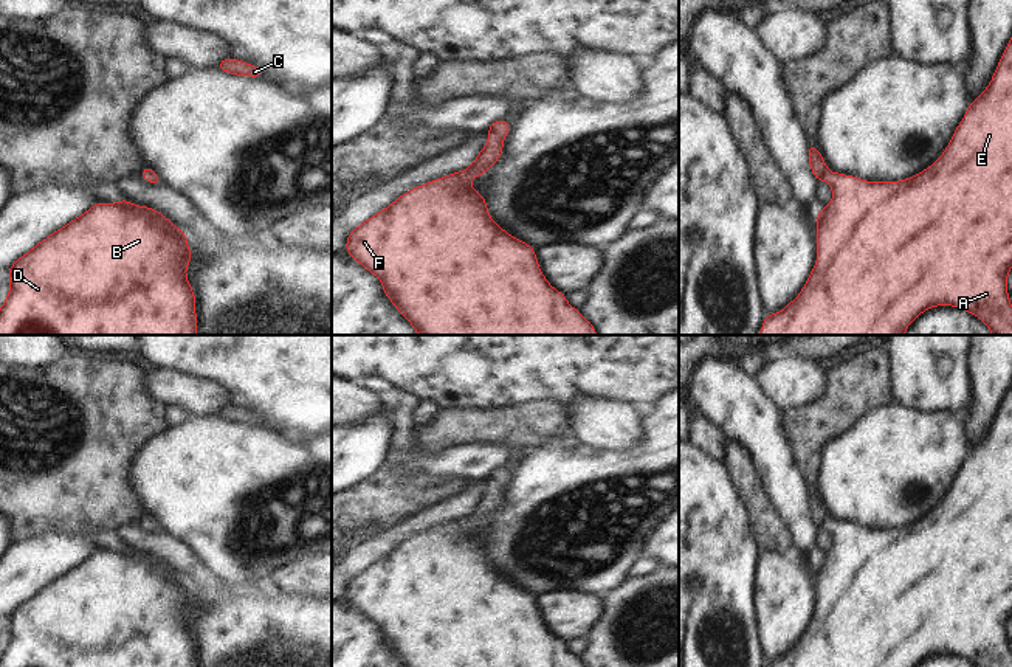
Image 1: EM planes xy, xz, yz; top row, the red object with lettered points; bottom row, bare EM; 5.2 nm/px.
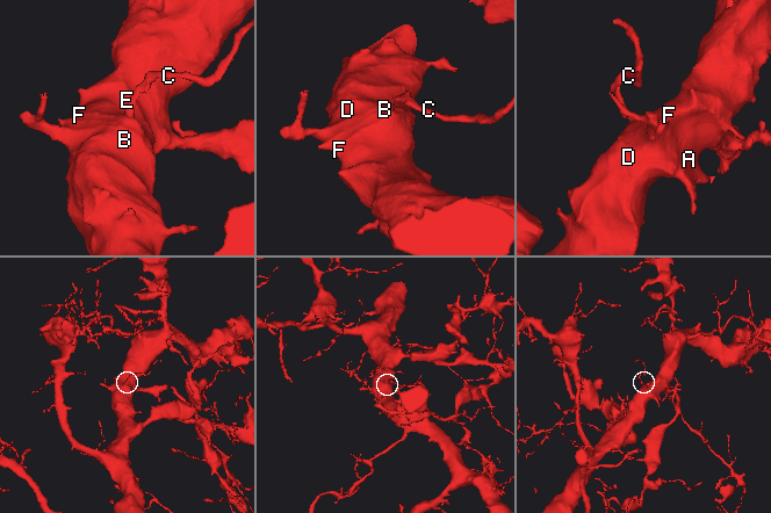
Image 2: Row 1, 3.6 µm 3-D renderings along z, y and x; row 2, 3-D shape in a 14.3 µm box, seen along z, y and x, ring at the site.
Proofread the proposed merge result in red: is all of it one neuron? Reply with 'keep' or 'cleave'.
keep

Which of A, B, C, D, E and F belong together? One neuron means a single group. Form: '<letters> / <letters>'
A B C D E F

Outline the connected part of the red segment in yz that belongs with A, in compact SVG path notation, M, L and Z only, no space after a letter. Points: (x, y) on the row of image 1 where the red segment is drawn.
M1012 37L990 84L967 105L966 116L942 155L922 172L899 181L869 183L854 175L831 172L820 149L812 143L807 144L807 158L814 178L826 180L832 189L831 203L817 211L817 261L798 296L783 310L766 315L758 335L904 335L919 315L938 306L952 306L978 316L992 335L1012 335L1012 304L1007 292L1007 276L1012 268Z

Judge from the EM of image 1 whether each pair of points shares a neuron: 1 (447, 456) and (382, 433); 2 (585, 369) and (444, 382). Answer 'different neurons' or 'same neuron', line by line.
1: different neurons
2: same neuron

